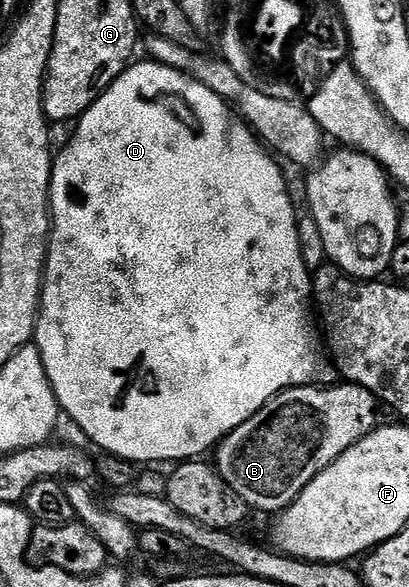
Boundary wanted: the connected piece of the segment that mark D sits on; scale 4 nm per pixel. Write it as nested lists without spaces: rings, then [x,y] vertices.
[[[147,62],[125,68],[124,72],[97,100],[84,111],[84,115],[75,121],[76,133],[68,140],[68,145],[61,152],[55,153],[52,162],[52,190],[50,193],[50,215],[52,218],[52,231],[48,238],[48,258],[44,261],[42,273],[42,287],[40,289],[40,314],[36,318],[36,335],[34,343],[42,354],[42,362],[46,366],[46,374],[50,378],[50,386],[56,395],[63,415],[68,416],[97,444],[101,453],[118,456],[126,461],[131,461],[136,466],[156,466],[159,460],[172,460],[183,462],[193,458],[203,457],[203,452],[211,453],[216,445],[228,436],[242,422],[246,422],[266,402],[270,402],[285,388],[307,388],[309,386],[332,386],[337,383],[338,373],[332,365],[326,351],[326,345],[318,331],[317,321],[314,319],[314,304],[312,299],[312,272],[303,264],[302,251],[299,246],[298,213],[292,205],[292,196],[288,193],[288,184],[280,173],[277,161],[270,155],[269,149],[254,135],[251,128],[244,123],[239,115],[234,114],[228,101],[222,99],[214,90],[206,90],[202,82],[182,74],[165,64]]]

